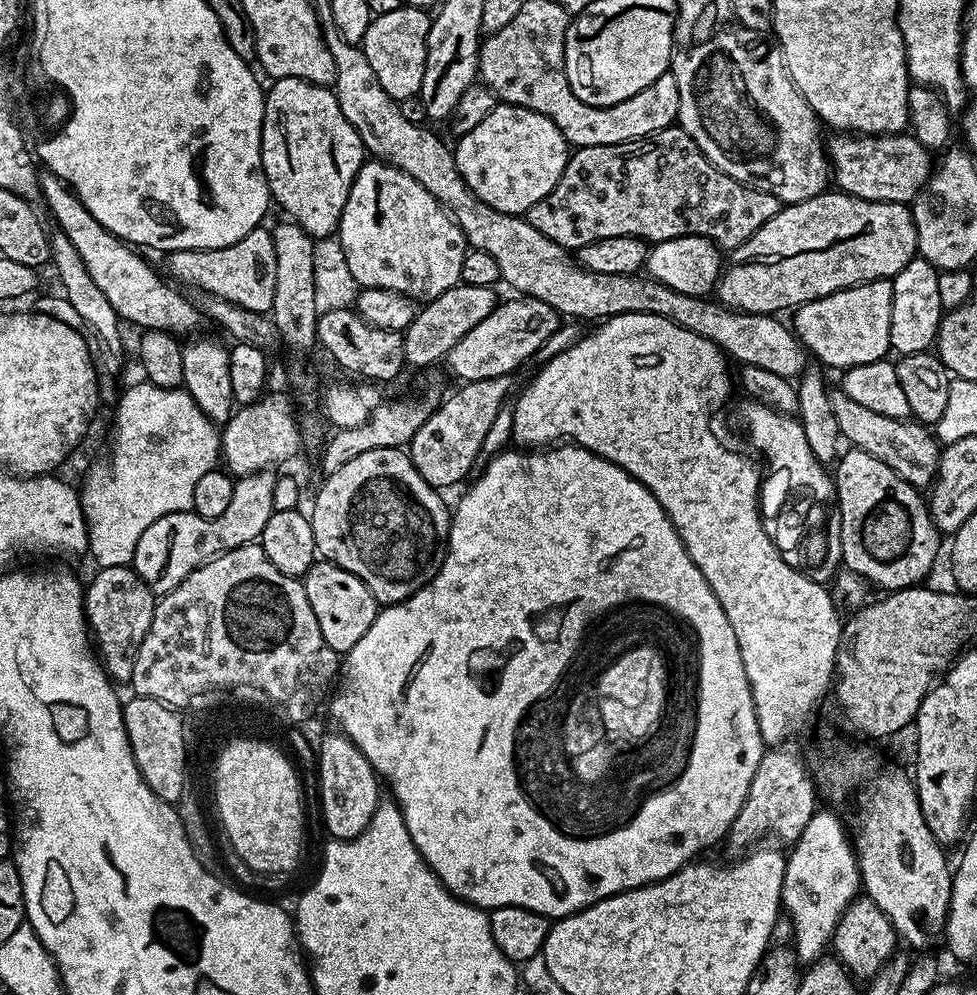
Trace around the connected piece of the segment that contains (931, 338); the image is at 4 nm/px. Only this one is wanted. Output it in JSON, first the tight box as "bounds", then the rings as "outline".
{"bounds":[890,258,945,356],"outline":[[[914,258],[902,266],[892,282],[892,309],[890,310],[891,351],[900,356],[909,356],[929,351],[935,345],[940,329],[940,318],[945,311],[938,299],[938,278],[940,272],[930,261]]]}

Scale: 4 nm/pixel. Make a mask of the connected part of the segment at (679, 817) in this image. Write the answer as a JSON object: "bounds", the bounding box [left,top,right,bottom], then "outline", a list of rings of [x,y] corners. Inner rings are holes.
{"bounds":[330,442,766,918],"outline":[[[571,442],[547,450],[512,451],[505,450],[491,457],[480,480],[473,482],[472,489],[457,502],[456,508],[454,504],[448,525],[448,552],[439,574],[401,604],[389,604],[377,611],[370,630],[366,630],[366,634],[354,642],[346,654],[346,663],[338,673],[338,683],[331,693],[330,704],[332,700],[332,716],[340,723],[339,731],[348,736],[350,742],[362,750],[362,754],[366,754],[377,777],[386,784],[388,780],[392,787],[391,799],[400,807],[406,830],[410,830],[410,838],[414,838],[414,846],[418,846],[418,854],[422,854],[432,873],[452,895],[485,910],[518,906],[549,918],[563,918],[573,916],[575,912],[589,908],[607,896],[673,876],[693,858],[699,857],[696,855],[703,848],[719,840],[721,843],[727,837],[734,818],[738,818],[738,810],[742,810],[746,802],[750,782],[754,782],[754,770],[758,770],[758,762],[762,762],[766,745],[758,726],[750,682],[742,666],[742,654],[736,650],[734,630],[728,628],[726,614],[718,598],[714,598],[708,584],[662,584],[666,574],[672,574],[668,568],[682,568],[680,564],[689,564],[692,559],[682,538],[678,538],[670,518],[662,510],[658,498],[654,498],[654,494],[650,494],[642,482],[635,480],[614,462]],[[623,596],[657,596],[664,600],[664,604],[680,608],[684,616],[692,616],[692,624],[700,628],[700,636],[704,640],[704,709],[700,711],[700,740],[696,740],[696,756],[692,756],[692,768],[688,768],[688,776],[680,780],[680,788],[672,788],[672,792],[656,796],[656,800],[652,800],[652,804],[640,812],[640,820],[636,820],[628,832],[616,832],[616,836],[608,836],[608,840],[592,840],[592,844],[572,844],[572,840],[560,840],[560,836],[556,836],[556,832],[552,832],[544,820],[536,820],[528,804],[520,800],[520,792],[516,792],[516,780],[512,780],[512,724],[516,724],[516,716],[520,716],[524,704],[528,704],[532,696],[540,696],[540,692],[544,692],[544,688],[556,680],[556,672],[564,668],[564,660],[568,660],[568,652],[572,652],[572,644],[576,644],[576,636],[580,636],[580,628],[584,628],[587,615],[607,604],[616,604],[616,600]]]}

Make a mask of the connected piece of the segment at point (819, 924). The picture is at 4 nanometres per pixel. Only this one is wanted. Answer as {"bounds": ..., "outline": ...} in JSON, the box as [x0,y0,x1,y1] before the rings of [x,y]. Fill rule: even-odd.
{"bounds":[782,810,861,962],"outline":[[[817,810],[806,830],[791,845],[784,865],[782,908],[792,919],[796,931],[794,951],[801,961],[815,962],[825,955],[842,914],[857,899],[861,888],[860,867],[849,829],[844,829],[834,813]]]}

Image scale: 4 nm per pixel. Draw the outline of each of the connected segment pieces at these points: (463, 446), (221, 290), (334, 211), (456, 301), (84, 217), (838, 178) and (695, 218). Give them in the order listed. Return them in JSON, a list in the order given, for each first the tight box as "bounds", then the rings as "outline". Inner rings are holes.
[{"bounds":[408,375,515,490],"outline":[[[499,375],[498,378],[467,381],[454,394],[437,405],[430,418],[412,435],[408,453],[422,478],[437,490],[458,483],[481,455],[482,441],[494,422],[495,415],[504,407],[515,377]]]},{"bounds":[167,226,274,314],"outline":[[[261,226],[250,230],[246,238],[225,248],[178,250],[167,253],[168,272],[173,281],[189,284],[189,289],[209,292],[226,302],[265,314],[271,313],[274,302],[274,242],[272,233]]]},{"bounds":[260,78,366,238],"outline":[[[282,78],[281,80],[273,79],[271,81],[272,89],[267,89],[264,97],[264,121],[262,122],[262,146],[260,153],[262,154],[262,170],[264,177],[268,183],[268,191],[271,199],[280,203],[280,208],[287,219],[293,220],[298,226],[302,226],[302,230],[306,230],[306,234],[313,238],[321,238],[320,236],[328,236],[337,231],[342,218],[342,210],[346,206],[346,198],[350,198],[350,186],[354,186],[354,178],[360,173],[360,167],[366,163],[366,153],[362,138],[358,138],[358,130],[354,130],[354,126],[350,126],[350,122],[346,122],[346,118],[342,114],[342,110],[336,101],[336,93],[331,87],[322,84],[311,84],[302,78]]]},{"bounds":[402,282,496,368],"outline":[[[461,282],[446,290],[446,294],[438,294],[438,298],[427,301],[417,311],[414,322],[410,322],[410,326],[402,333],[407,367],[428,368],[439,360],[441,363],[453,346],[462,342],[462,338],[466,338],[466,334],[470,334],[470,330],[474,330],[474,326],[478,326],[486,314],[496,309],[496,291],[495,287],[470,286]]]},{"bounds":[38,170,202,334],"outline":[[[44,170],[39,173],[38,182],[42,200],[52,212],[59,231],[72,242],[92,281],[104,292],[121,321],[136,324],[142,330],[162,330],[173,334],[181,334],[201,322],[202,316],[191,299],[172,288],[174,286],[169,281],[164,282],[131,245],[117,239],[94,219],[63,180]]]},{"bounds":[826,134,934,205],"outline":[[[836,134],[826,144],[830,176],[835,187],[848,196],[870,202],[894,202],[911,205],[916,193],[934,171],[934,156],[911,134],[862,136]]]},{"bounds":[526,126,781,250],"outline":[[[673,126],[644,136],[641,140],[575,149],[569,155],[558,186],[554,186],[554,190],[550,190],[542,202],[534,202],[534,206],[530,206],[526,219],[534,230],[546,234],[550,242],[558,242],[558,246],[569,250],[598,242],[602,238],[636,236],[645,242],[657,242],[690,235],[704,236],[712,240],[717,248],[731,250],[742,246],[742,242],[749,240],[762,225],[770,222],[781,207],[780,200],[774,198],[774,194],[739,184],[715,168],[706,154],[702,154],[694,138],[690,138],[684,128]]]}]

